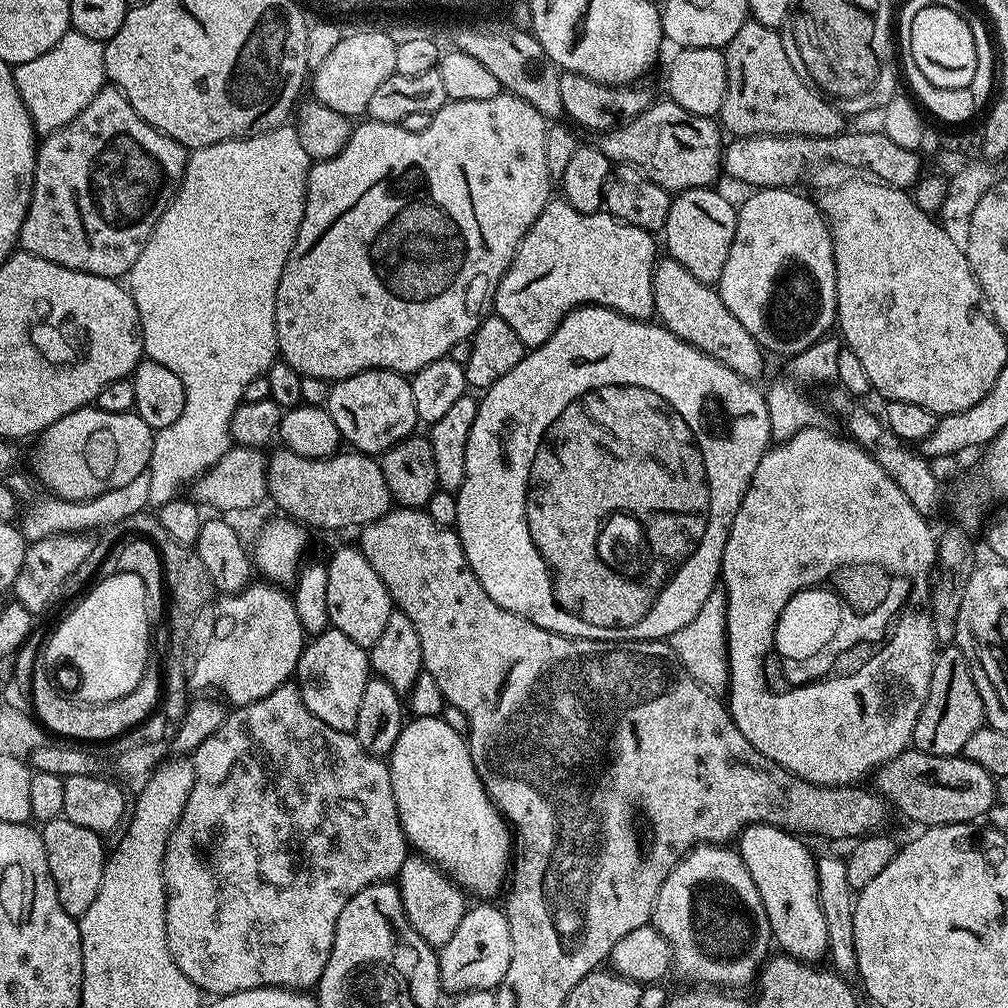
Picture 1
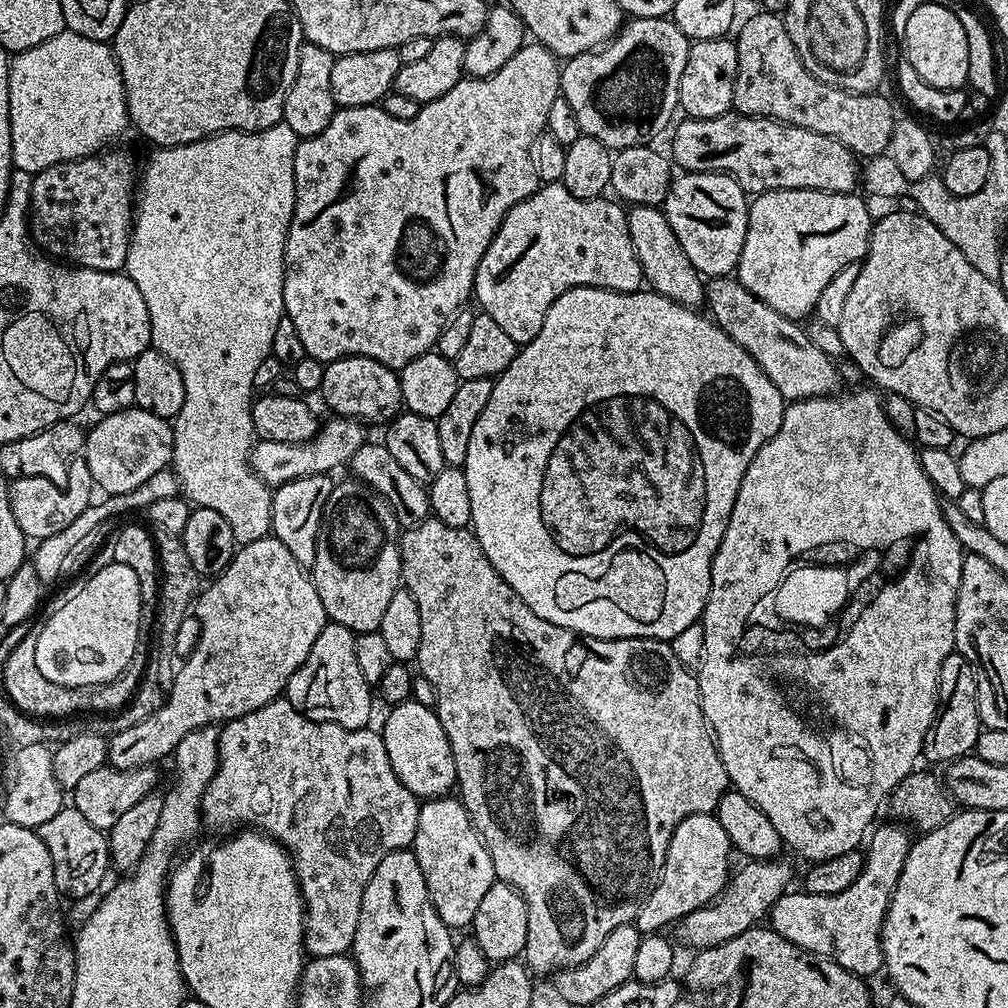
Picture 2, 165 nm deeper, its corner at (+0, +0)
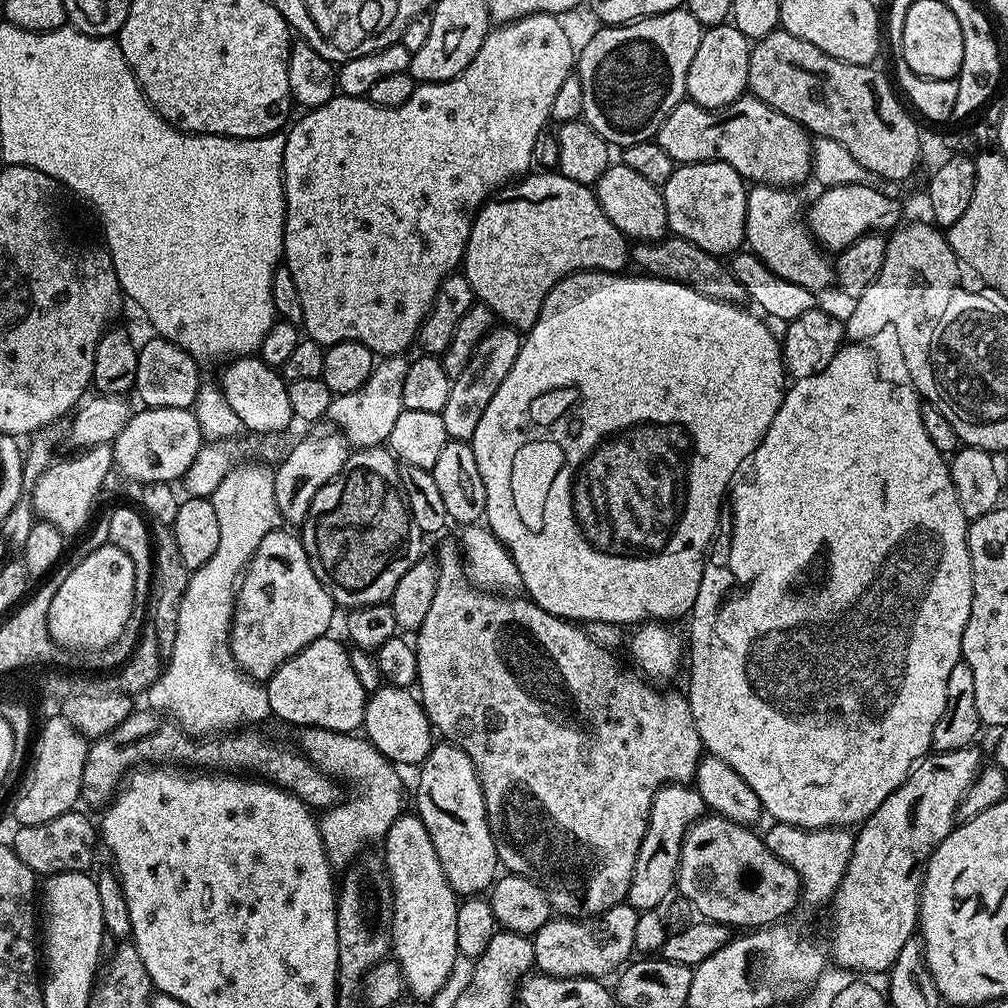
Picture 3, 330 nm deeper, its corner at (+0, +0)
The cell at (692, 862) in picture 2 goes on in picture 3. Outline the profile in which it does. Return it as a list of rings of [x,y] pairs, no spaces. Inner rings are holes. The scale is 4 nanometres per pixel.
[[[666,784],[660,788],[652,803],[646,834],[638,850],[634,874],[630,882],[626,902],[637,912],[650,912],[659,909],[660,903],[667,898],[678,884],[680,871],[680,851],[685,834],[690,825],[705,815],[702,794],[688,784]]]

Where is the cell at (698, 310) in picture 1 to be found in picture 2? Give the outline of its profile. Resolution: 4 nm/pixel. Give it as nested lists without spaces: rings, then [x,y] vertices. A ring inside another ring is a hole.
[[[632,206],[627,209],[630,238],[634,242],[634,254],[644,271],[647,287],[688,308],[696,308],[705,303],[705,281],[700,271],[686,258],[682,242],[670,230],[670,222],[664,217],[660,208],[650,206]]]

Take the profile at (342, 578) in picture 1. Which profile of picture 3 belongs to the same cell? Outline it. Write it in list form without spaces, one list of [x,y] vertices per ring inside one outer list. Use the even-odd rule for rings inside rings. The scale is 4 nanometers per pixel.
[[[387,447],[357,448],[349,455],[340,473],[314,494],[302,525],[302,539],[318,582],[326,586],[337,605],[345,604],[351,610],[391,601],[398,578],[422,558],[426,536],[414,522],[400,485],[400,464]]]

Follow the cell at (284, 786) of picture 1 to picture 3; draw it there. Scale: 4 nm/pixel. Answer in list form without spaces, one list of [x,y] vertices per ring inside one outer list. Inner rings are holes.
[[[306,728],[299,734],[301,736],[298,744],[304,755],[309,756],[329,776],[339,778],[341,781],[349,780],[352,783],[352,797],[348,801],[345,799],[343,802],[337,802],[333,808],[327,809],[318,820],[320,833],[324,839],[324,849],[333,869],[347,869],[367,849],[364,848],[367,844],[372,844],[375,840],[376,843],[383,841],[390,826],[394,826],[394,822],[405,811],[404,784],[400,781],[399,774],[396,773],[399,772],[397,765],[387,760],[363,735],[331,732],[325,728]]]

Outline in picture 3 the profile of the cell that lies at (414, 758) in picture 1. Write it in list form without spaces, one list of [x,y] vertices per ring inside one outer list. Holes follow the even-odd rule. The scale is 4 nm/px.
[[[385,686],[371,693],[364,707],[362,732],[387,760],[391,760],[397,766],[423,765],[434,743],[434,729],[428,722],[424,705],[407,688]]]

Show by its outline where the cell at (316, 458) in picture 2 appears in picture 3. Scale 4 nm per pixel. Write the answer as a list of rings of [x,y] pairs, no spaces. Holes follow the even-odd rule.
[[[407,355],[385,356],[373,367],[370,378],[358,390],[341,396],[333,395],[327,419],[340,429],[353,449],[379,448],[390,438],[394,421],[404,412],[402,385],[410,360]]]

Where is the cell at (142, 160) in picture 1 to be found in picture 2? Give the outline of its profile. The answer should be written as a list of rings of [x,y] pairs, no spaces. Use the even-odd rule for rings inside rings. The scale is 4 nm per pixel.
[[[116,152],[113,156],[97,154],[83,156],[81,160],[67,160],[61,164],[50,166],[46,170],[35,173],[32,178],[32,193],[30,194],[30,216],[32,212],[32,224],[30,220],[30,236],[37,249],[43,250],[49,257],[60,262],[67,262],[77,268],[93,268],[103,272],[119,272],[128,263],[128,241],[132,239],[132,226],[134,223],[134,193],[138,188],[137,173],[132,173],[132,160],[122,153]]]

